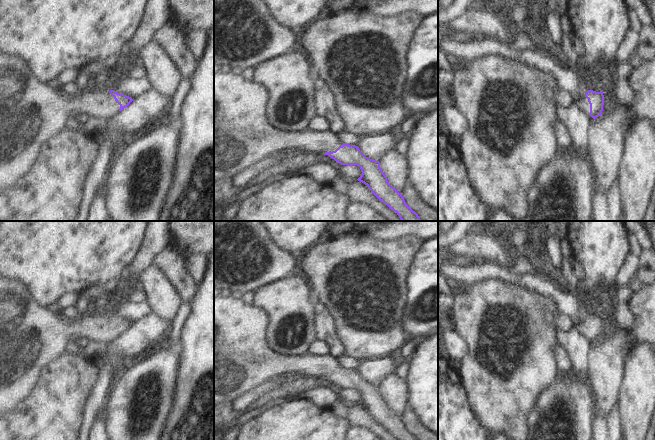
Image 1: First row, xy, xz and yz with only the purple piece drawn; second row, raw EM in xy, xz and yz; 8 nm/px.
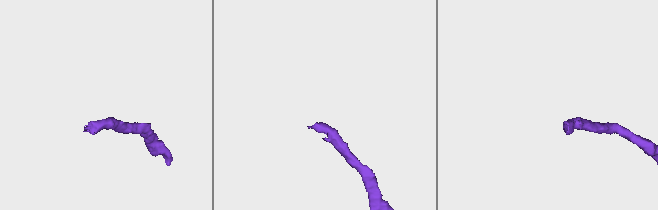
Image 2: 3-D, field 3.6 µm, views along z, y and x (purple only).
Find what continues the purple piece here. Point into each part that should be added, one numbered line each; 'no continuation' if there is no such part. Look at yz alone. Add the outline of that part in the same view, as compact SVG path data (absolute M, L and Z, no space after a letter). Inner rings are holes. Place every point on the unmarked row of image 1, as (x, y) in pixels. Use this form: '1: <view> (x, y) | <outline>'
1: yz (581, 326) | M581 319L576 322L575 329L580 336L584 337L587 340L590 340L590 328L585 320Z

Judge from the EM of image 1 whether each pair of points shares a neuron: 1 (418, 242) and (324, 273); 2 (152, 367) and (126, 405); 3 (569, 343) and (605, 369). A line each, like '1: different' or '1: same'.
1: same
2: same
3: different

